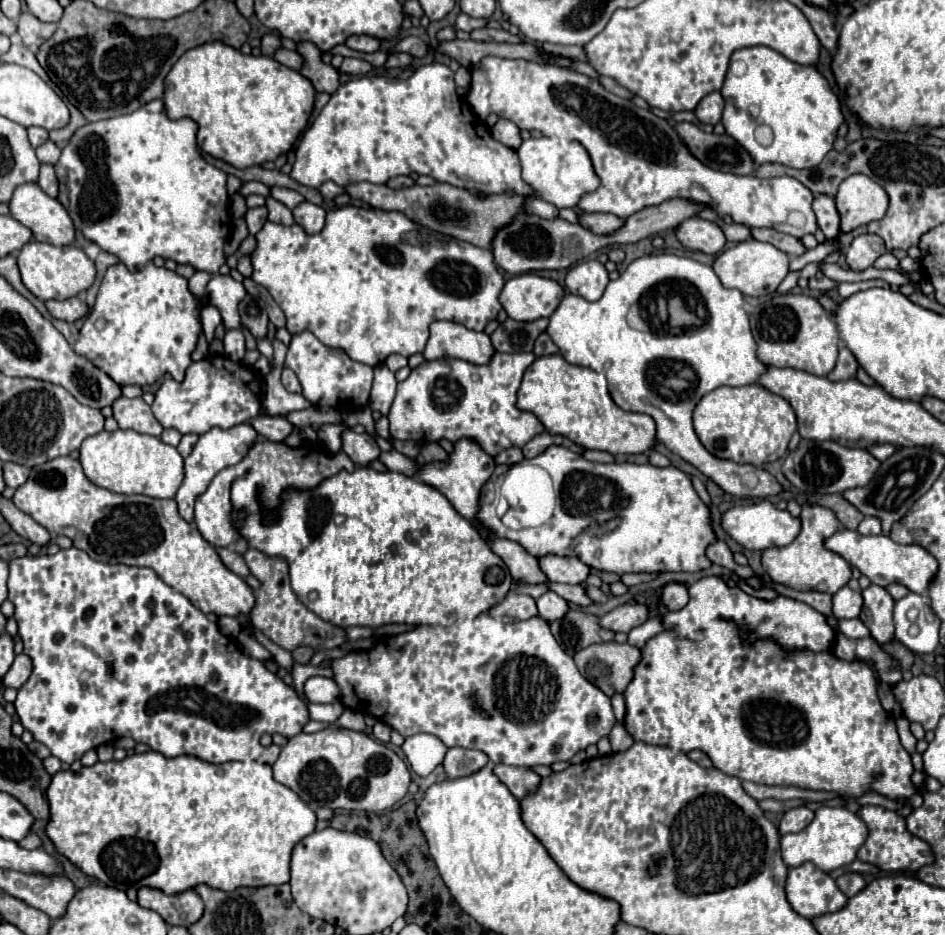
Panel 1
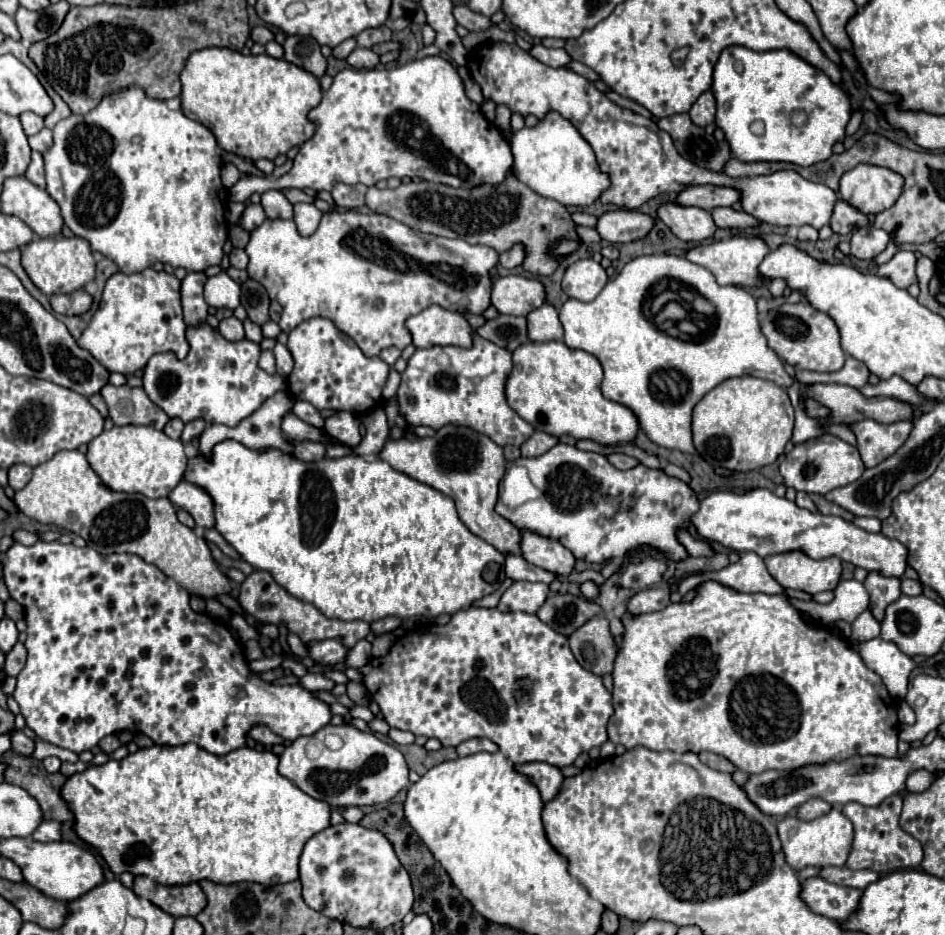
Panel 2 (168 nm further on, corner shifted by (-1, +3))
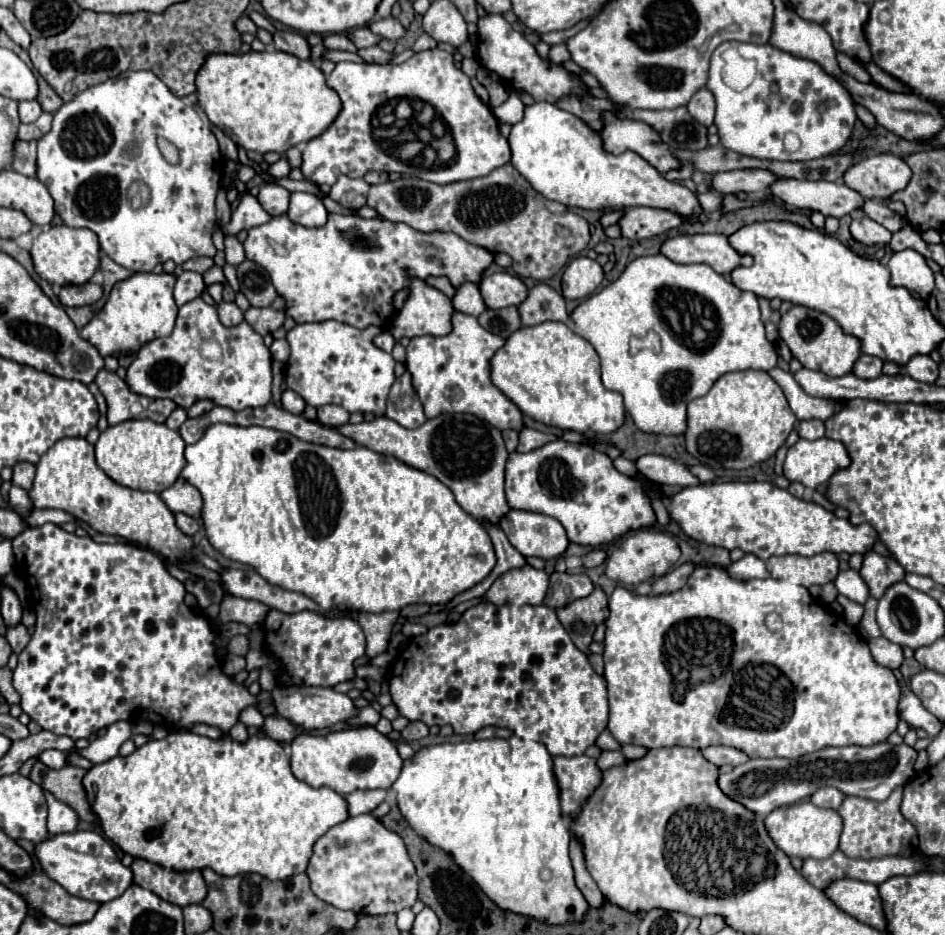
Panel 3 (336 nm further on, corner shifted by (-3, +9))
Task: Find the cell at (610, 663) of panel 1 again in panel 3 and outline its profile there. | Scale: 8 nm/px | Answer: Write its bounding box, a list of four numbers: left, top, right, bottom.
[558,587,608,655]

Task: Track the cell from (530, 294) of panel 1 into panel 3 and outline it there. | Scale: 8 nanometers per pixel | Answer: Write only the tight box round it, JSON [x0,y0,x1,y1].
[480,271,528,309]

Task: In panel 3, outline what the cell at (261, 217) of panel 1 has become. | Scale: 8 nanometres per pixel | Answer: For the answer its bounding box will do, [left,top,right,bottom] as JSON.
[222,193,272,235]

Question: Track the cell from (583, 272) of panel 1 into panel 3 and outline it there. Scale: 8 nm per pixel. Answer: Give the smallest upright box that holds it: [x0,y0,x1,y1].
[562,257,602,299]

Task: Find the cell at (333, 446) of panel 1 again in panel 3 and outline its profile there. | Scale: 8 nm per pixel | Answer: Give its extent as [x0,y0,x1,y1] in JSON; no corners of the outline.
[282,389,306,415]

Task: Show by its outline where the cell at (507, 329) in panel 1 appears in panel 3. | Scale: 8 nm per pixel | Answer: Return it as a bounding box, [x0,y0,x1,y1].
[478,307,522,337]

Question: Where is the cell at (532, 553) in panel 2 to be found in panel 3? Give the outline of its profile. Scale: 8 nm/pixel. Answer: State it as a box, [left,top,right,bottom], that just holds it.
[500,511,568,561]

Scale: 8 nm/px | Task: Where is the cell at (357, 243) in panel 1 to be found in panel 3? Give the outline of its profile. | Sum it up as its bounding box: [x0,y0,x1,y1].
[244,213,494,329]

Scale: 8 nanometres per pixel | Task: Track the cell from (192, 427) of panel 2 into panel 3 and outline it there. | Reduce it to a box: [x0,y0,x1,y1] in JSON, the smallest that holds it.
[188,401,214,419]

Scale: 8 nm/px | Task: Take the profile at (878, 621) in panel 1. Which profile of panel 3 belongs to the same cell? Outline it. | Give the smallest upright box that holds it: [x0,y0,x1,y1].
[860,551,906,599]

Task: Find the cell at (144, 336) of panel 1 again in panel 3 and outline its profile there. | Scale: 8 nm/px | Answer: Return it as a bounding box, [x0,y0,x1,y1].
[80,271,178,357]

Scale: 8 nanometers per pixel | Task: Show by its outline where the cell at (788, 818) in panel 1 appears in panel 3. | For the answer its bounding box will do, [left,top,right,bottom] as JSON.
[810,787,844,809]

